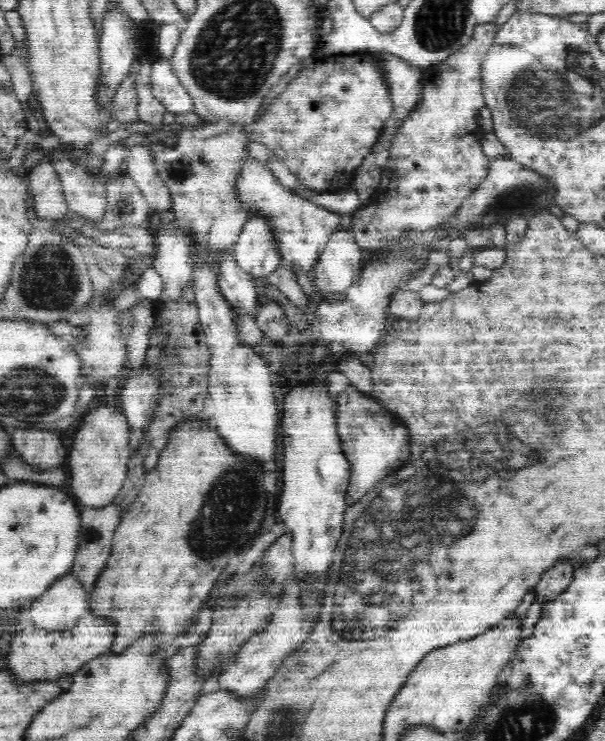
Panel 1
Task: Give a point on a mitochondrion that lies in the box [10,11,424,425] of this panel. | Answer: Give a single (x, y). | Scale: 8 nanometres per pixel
(50, 281)

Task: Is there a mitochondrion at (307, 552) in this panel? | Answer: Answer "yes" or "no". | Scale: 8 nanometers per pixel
no

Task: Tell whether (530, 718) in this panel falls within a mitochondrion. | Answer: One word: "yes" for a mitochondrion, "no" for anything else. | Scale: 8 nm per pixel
yes

